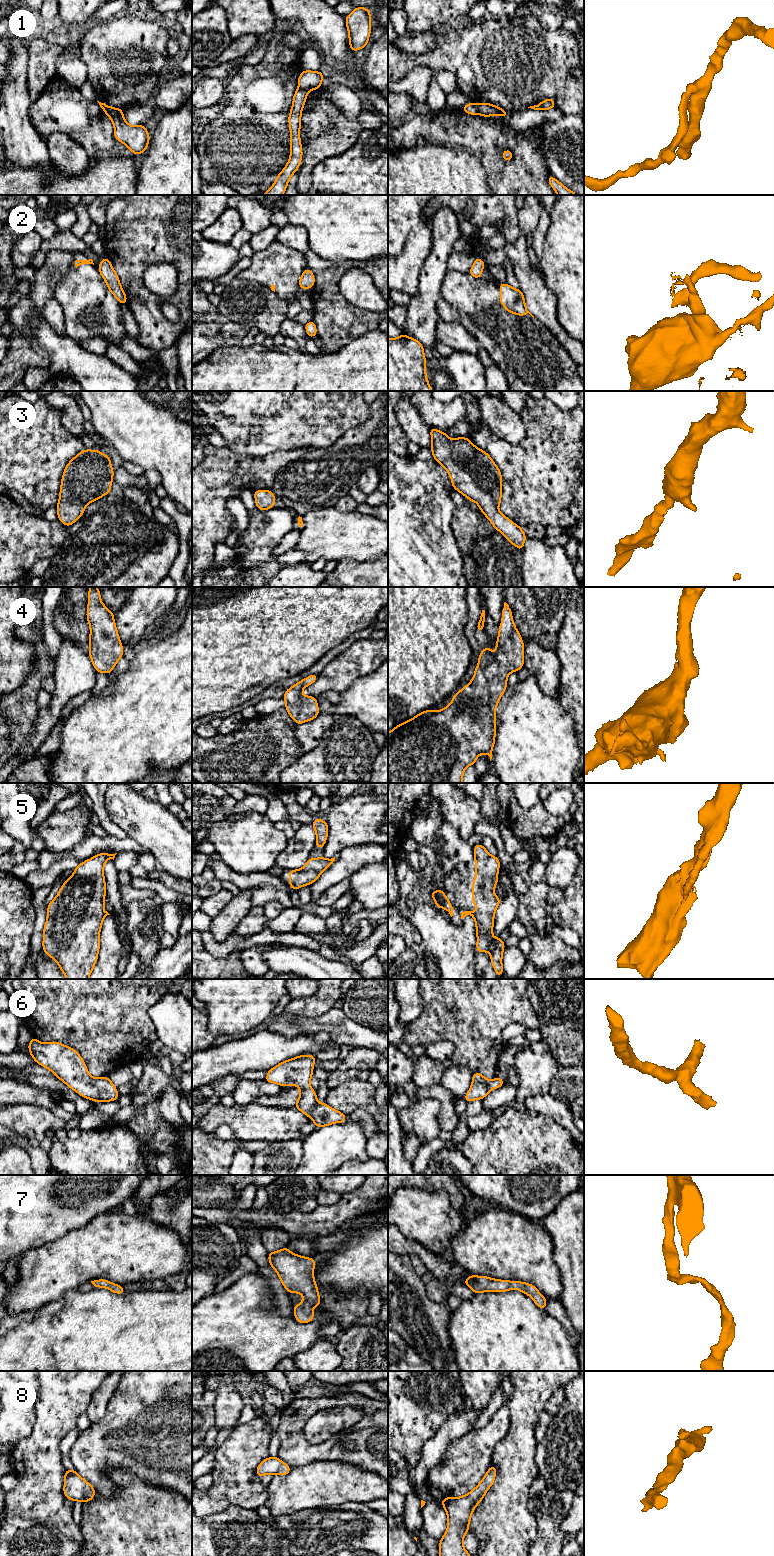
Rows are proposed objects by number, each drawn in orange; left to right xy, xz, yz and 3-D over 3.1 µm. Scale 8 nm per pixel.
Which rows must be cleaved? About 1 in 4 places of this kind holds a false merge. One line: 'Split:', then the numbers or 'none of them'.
Split: 1, 2

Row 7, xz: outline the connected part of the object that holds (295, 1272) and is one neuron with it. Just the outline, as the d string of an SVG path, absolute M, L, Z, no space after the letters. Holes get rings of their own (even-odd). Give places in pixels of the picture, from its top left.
M287 1246L279 1251L269 1252L268 1260L285 1290L288 1293L300 1293L304 1297L301 1304L293 1306L296 1321L302 1324L313 1321L312 1309L321 1304L313 1275L316 1261L292 1253Z

